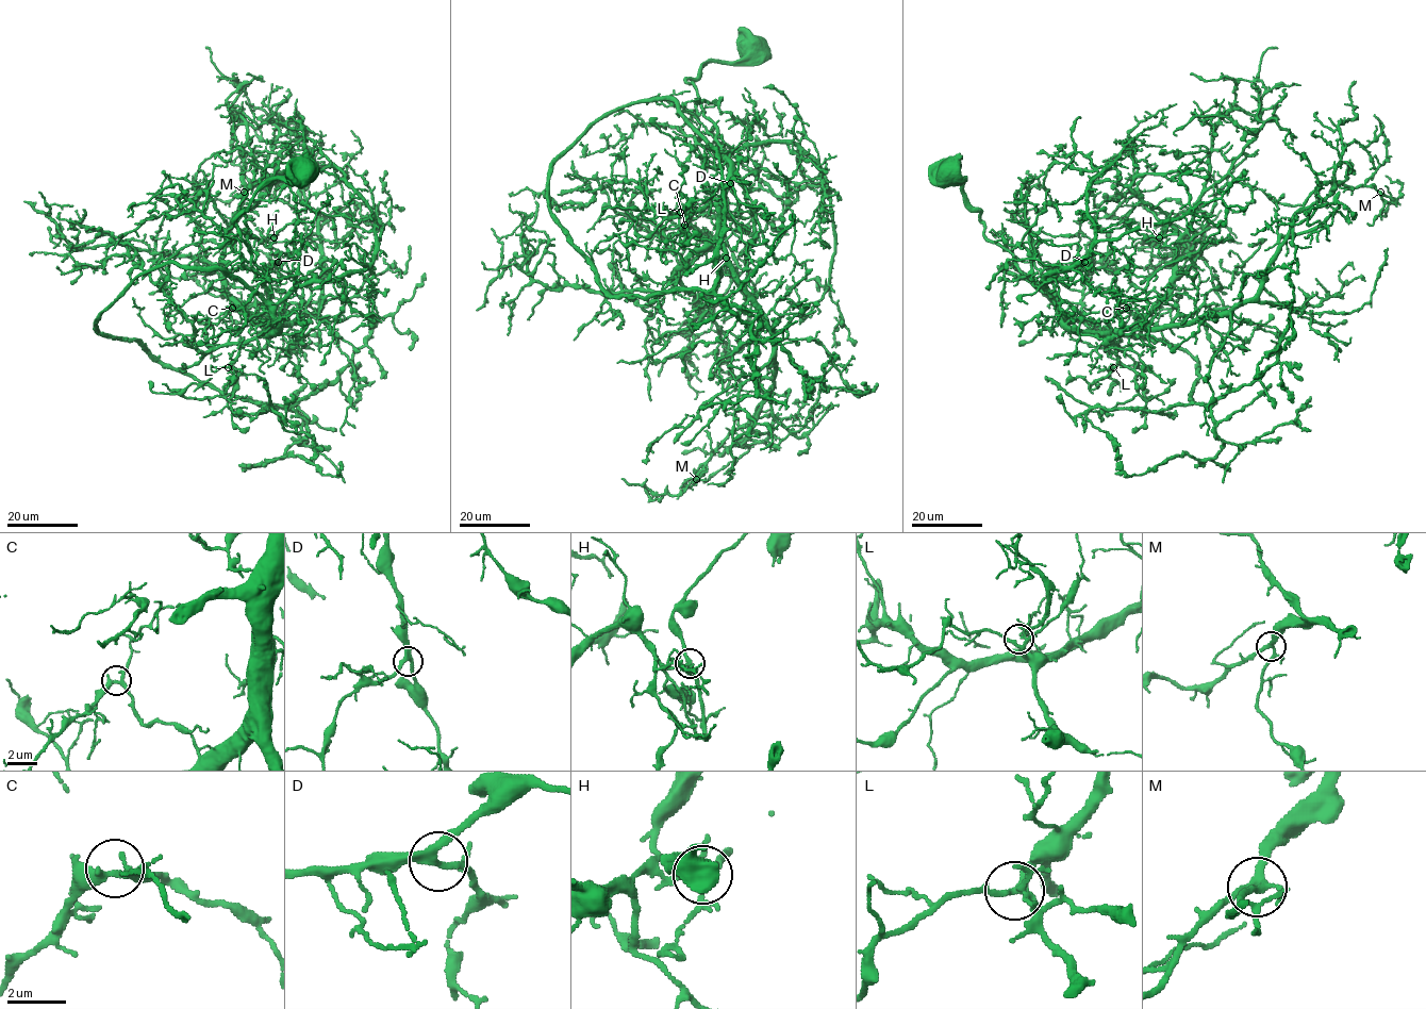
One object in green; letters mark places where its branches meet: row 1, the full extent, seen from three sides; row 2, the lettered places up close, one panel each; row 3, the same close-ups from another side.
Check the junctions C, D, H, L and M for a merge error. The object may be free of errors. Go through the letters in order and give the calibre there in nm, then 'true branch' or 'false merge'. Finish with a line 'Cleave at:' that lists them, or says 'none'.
C: 260 nm | true branch
D: 260 nm | true branch
H: 240 nm | false merge
L: 150 nm | true branch
M: 220 nm | true branch
Cleave at: H

